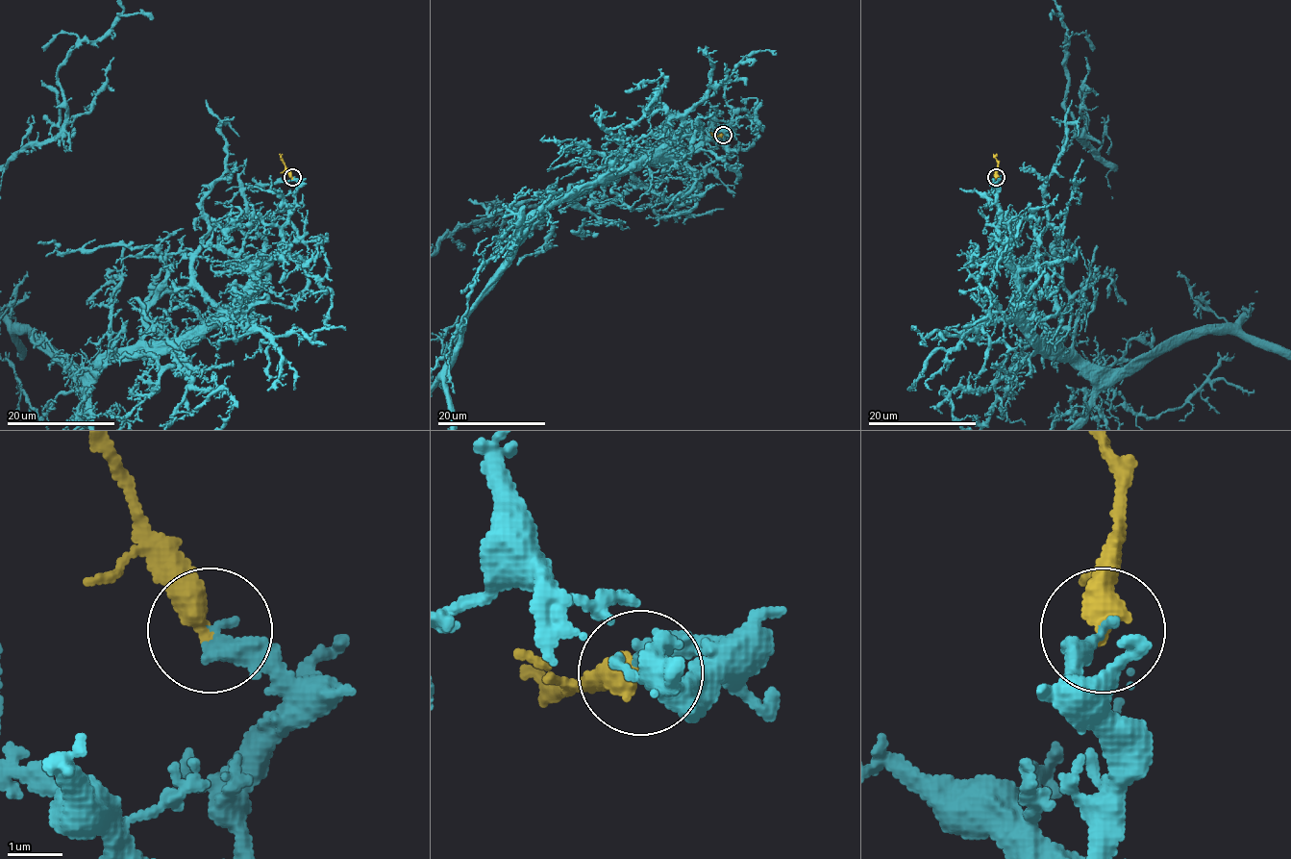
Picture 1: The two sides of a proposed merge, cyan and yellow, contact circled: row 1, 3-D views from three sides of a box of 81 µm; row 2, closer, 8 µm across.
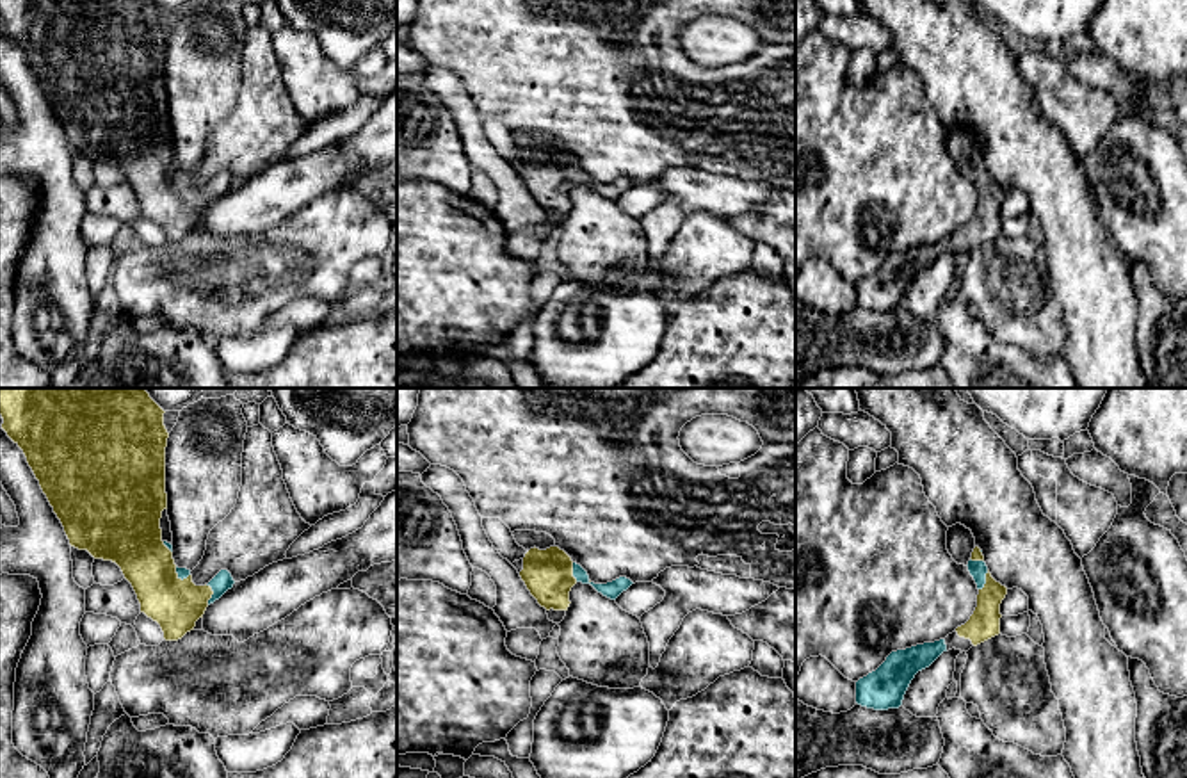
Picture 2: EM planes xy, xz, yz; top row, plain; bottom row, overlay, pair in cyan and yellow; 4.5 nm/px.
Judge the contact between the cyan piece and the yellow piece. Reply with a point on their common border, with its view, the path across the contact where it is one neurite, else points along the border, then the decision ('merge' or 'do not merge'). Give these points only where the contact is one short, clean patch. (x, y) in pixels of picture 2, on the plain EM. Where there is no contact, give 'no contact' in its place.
xy (214, 194) | merge

